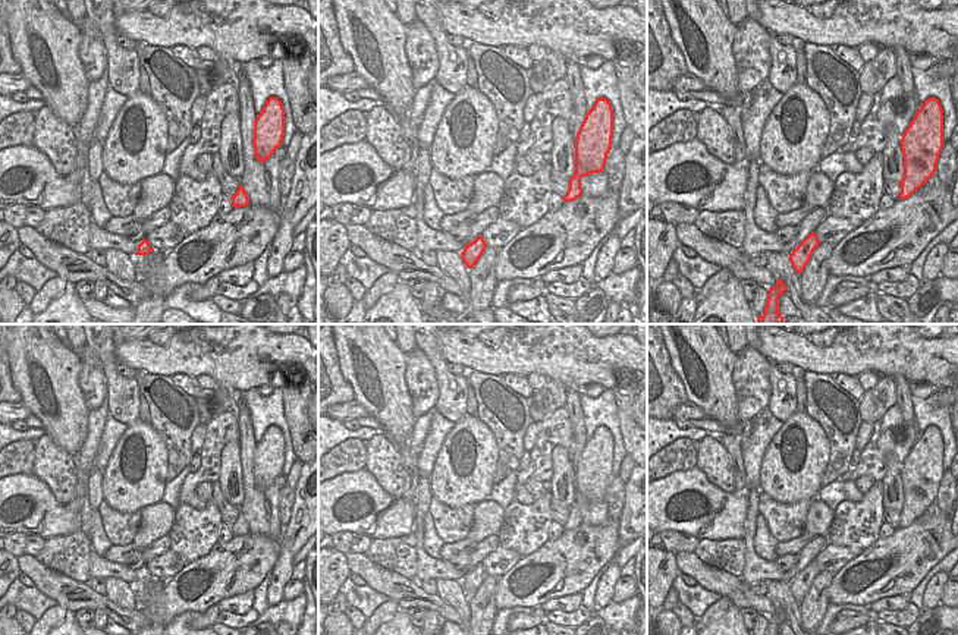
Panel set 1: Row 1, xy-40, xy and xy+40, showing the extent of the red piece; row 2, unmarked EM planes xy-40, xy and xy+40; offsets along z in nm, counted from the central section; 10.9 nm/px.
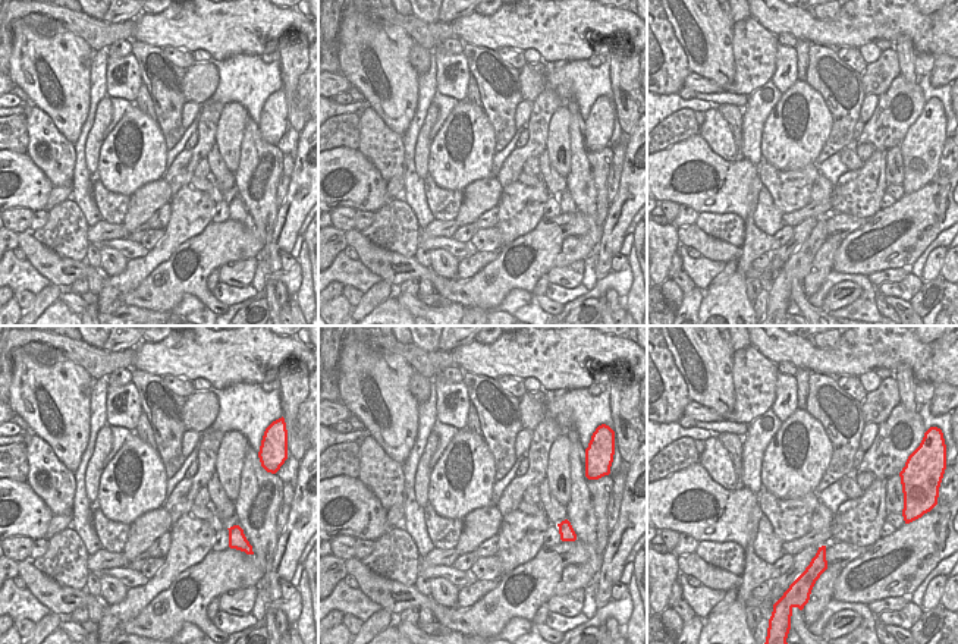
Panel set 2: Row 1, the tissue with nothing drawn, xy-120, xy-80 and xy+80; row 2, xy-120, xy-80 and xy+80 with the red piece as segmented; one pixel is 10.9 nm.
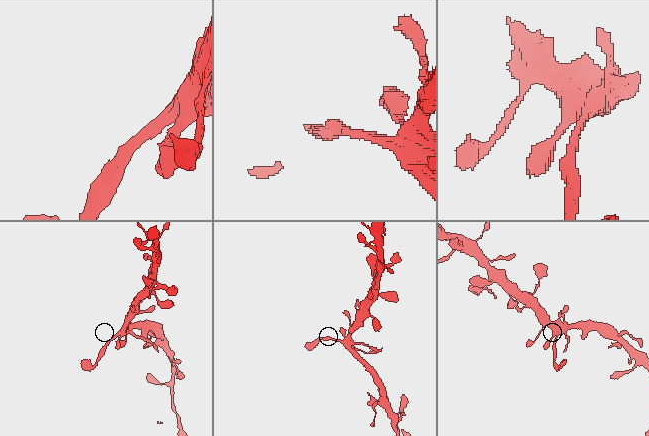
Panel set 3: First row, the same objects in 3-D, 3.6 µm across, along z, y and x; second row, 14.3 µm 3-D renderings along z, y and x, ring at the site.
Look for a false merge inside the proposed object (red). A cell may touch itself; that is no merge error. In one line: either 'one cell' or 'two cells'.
one cell

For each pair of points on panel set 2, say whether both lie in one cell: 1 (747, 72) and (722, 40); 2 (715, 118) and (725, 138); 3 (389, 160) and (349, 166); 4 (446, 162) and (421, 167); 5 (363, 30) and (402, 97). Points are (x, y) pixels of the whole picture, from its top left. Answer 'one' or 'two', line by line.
1: two
2: one
3: two
4: two
5: one

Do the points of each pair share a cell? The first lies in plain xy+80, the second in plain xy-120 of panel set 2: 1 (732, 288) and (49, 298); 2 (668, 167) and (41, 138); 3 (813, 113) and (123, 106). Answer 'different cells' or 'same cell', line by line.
1: different cells
2: different cells
3: different cells

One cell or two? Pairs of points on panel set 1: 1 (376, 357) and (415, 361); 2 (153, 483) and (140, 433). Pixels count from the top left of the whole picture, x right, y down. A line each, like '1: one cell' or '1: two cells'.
1: two cells
2: one cell

